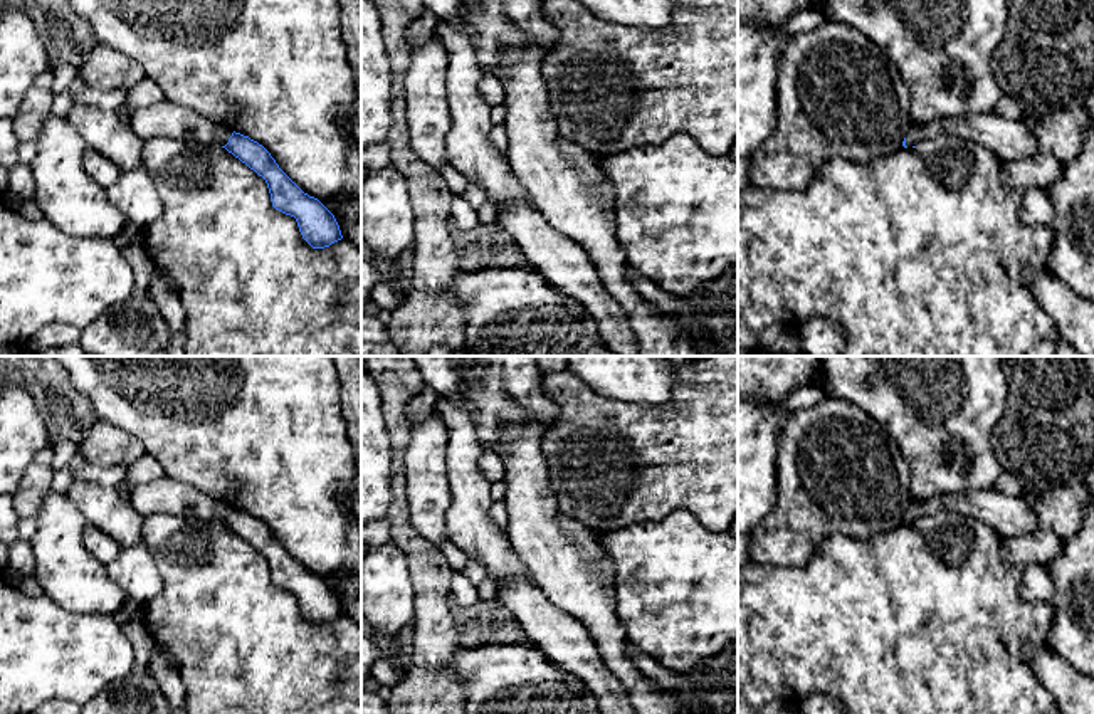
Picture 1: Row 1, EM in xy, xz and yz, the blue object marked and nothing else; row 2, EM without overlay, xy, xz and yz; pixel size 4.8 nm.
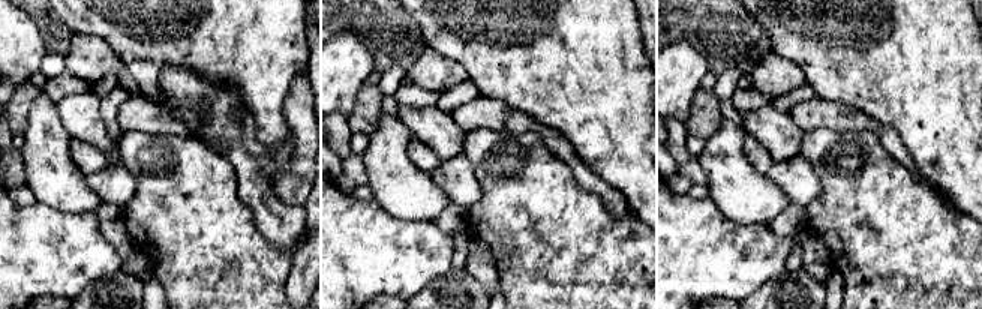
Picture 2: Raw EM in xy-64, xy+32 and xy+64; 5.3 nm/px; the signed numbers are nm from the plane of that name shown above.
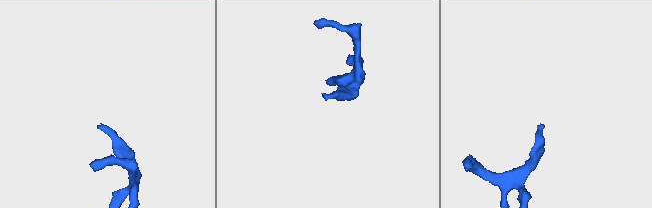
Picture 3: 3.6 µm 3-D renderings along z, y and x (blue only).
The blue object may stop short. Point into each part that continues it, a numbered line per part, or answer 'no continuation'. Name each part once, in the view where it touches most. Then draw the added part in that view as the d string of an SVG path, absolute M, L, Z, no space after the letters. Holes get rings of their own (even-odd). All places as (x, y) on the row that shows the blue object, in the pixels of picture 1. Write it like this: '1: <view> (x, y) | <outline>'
1: xy (163, 120) | M168 101L134 111L129 116L129 124L143 141L168 138L207 146L225 146L234 133L222 123Z

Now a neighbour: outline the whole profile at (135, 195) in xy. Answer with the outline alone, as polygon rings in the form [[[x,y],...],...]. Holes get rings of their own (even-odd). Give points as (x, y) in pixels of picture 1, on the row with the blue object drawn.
[[[143,166],[123,171],[119,180],[106,188],[111,203],[126,217],[126,223],[148,227],[161,212],[163,203],[151,176]]]

